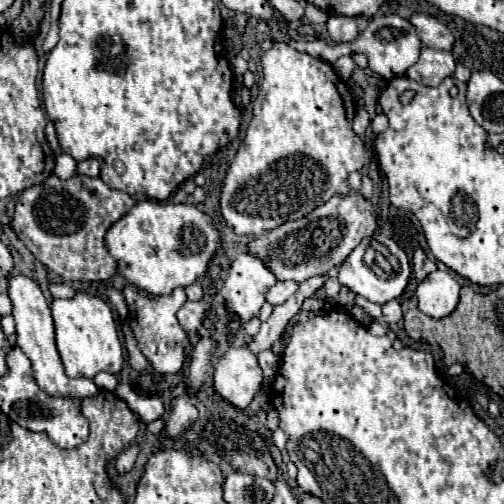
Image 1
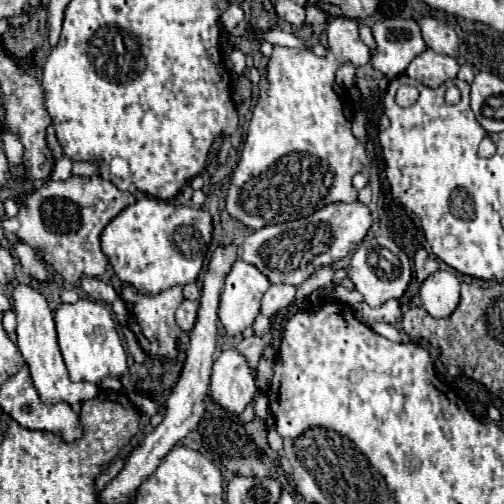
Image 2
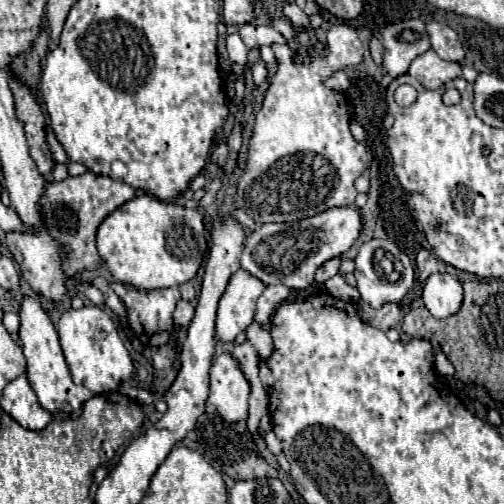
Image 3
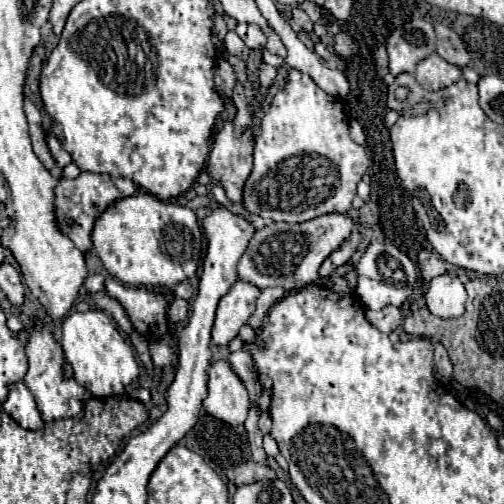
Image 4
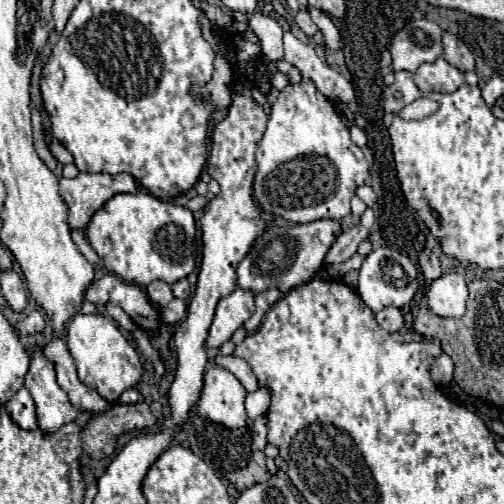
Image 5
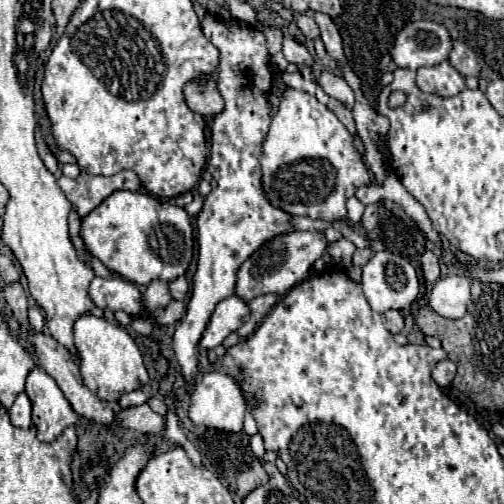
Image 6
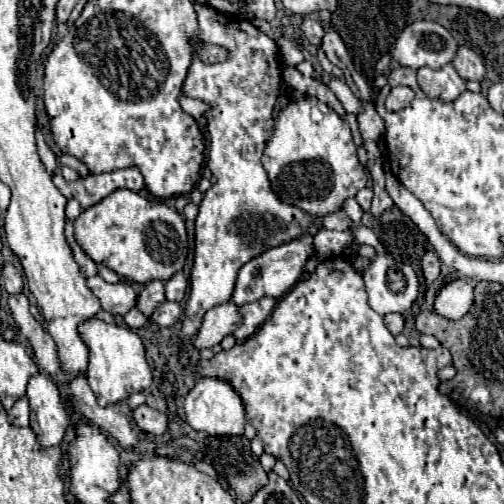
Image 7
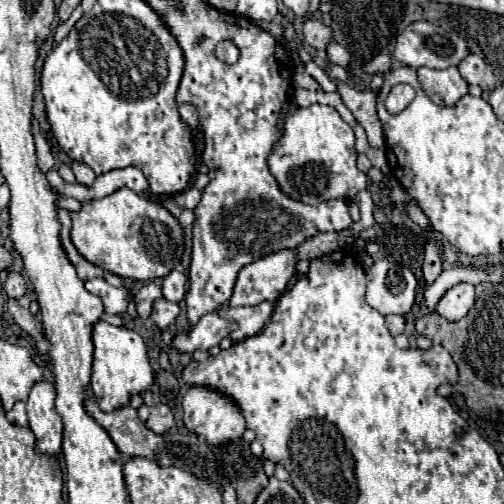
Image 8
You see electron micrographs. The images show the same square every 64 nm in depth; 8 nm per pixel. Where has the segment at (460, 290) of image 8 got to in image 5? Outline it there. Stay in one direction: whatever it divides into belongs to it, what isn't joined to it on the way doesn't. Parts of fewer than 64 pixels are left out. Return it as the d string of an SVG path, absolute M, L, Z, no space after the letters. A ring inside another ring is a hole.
M452 272L432 282L428 290L428 306L434 314L444 318L462 318L468 300L468 286L464 276Z

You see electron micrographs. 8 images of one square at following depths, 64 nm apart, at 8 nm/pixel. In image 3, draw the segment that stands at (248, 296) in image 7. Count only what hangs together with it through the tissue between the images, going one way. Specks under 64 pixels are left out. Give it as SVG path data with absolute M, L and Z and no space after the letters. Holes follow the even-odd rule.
M354 206L330 208L296 224L264 224L254 230L244 244L240 266L252 272L266 286L284 284L292 290L304 290L314 282L316 270L330 258L346 254L362 228L360 210Z

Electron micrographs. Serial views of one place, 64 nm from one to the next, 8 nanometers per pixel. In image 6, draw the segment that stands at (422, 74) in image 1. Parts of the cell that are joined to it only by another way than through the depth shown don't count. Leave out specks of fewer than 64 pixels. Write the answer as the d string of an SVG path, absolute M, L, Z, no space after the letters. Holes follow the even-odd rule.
M442 62L438 66L424 66L418 70L416 84L426 94L438 94L438 96L456 96L466 88L464 78L458 74L458 70L450 62Z

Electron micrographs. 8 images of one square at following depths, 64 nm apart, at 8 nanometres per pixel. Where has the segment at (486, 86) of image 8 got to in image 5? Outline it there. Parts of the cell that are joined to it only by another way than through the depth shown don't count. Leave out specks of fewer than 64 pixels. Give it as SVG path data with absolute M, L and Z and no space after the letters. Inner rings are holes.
M444 32L444 54L442 54L442 58L448 60L452 66L460 68L460 72L476 70L474 56L468 50L468 46L460 38L456 38L454 34L448 34L448 32Z

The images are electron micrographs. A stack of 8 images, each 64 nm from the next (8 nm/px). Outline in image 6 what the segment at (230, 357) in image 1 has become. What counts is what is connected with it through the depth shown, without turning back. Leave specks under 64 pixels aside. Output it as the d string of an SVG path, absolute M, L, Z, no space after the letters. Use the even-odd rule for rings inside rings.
M206 372L202 380L196 382L194 390L190 392L190 408L188 416L196 426L206 426L222 432L240 432L242 422L244 422L244 412L246 412L246 400L236 384L236 380L228 374L222 372Z

